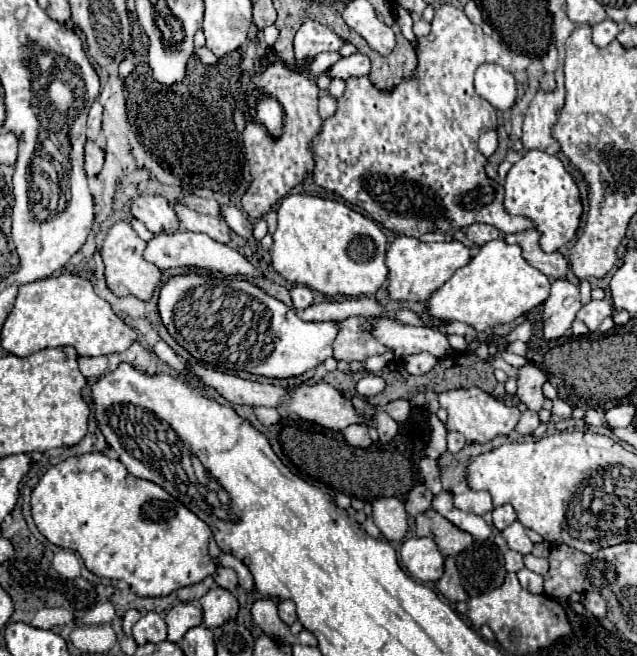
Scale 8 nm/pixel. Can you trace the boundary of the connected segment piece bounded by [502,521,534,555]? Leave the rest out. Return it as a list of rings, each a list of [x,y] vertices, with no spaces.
[[[514,521],[508,529],[502,531],[502,535],[504,535],[504,539],[508,541],[508,547],[514,549],[514,551],[518,551],[518,553],[522,553],[522,555],[530,553],[532,547],[534,547],[534,543],[528,539],[526,529],[522,527],[520,521]]]

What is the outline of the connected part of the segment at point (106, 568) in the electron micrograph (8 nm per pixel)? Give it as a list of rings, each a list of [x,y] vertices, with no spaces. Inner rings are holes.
[[[104,453],[68,457],[50,467],[32,491],[30,511],[38,531],[52,545],[76,551],[86,569],[98,577],[124,579],[140,597],[170,595],[180,587],[200,583],[216,571],[208,553],[208,541],[212,535],[210,527],[180,501],[170,497],[162,487],[130,475],[118,459],[110,459]]]

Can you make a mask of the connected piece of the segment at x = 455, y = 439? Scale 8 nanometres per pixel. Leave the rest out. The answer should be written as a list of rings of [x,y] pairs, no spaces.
[[[448,431],[446,433],[446,439],[448,439],[448,451],[450,453],[456,453],[456,451],[460,451],[468,441],[464,439],[464,435],[462,433],[456,433],[456,431]]]

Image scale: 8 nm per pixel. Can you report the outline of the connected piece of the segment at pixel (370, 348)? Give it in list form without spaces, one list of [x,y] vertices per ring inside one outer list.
[[[348,317],[338,321],[338,335],[334,339],[334,359],[366,361],[372,355],[384,355],[390,349],[372,337],[372,323],[364,317]]]

